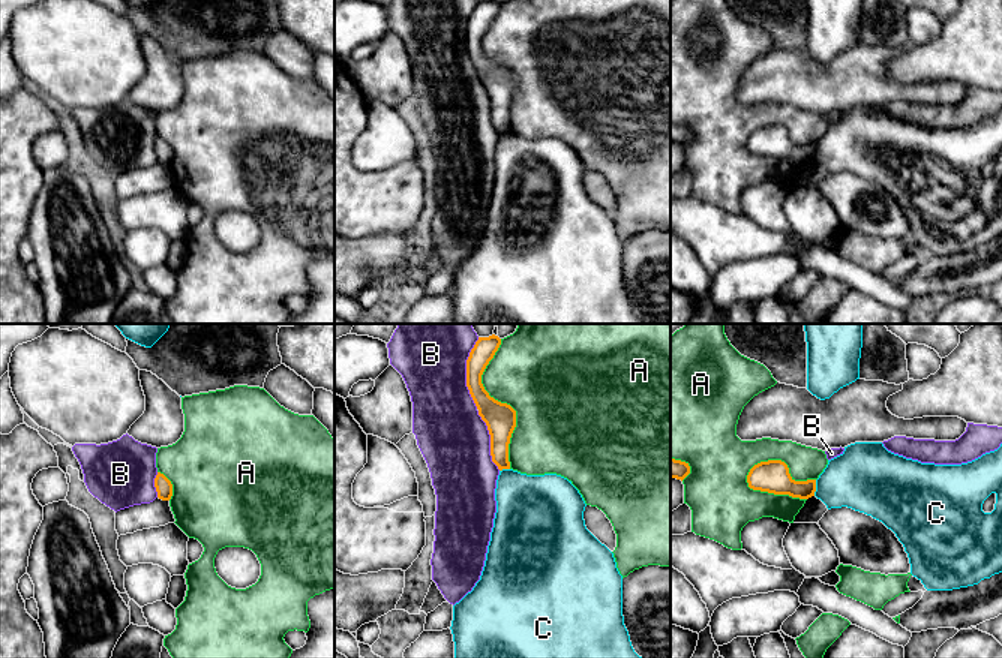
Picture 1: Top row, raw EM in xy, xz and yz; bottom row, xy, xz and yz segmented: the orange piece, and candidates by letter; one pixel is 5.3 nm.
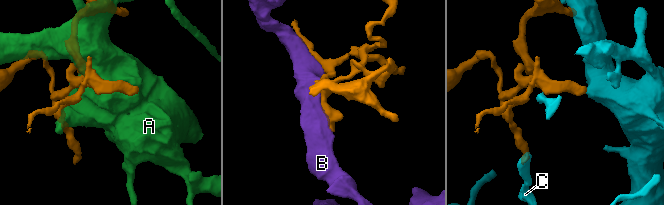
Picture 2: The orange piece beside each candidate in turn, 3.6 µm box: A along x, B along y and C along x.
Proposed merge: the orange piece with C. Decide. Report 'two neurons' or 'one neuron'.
two neurons

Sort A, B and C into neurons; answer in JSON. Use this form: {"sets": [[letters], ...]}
{"sets": [["A"], ["B"], ["C"]]}

